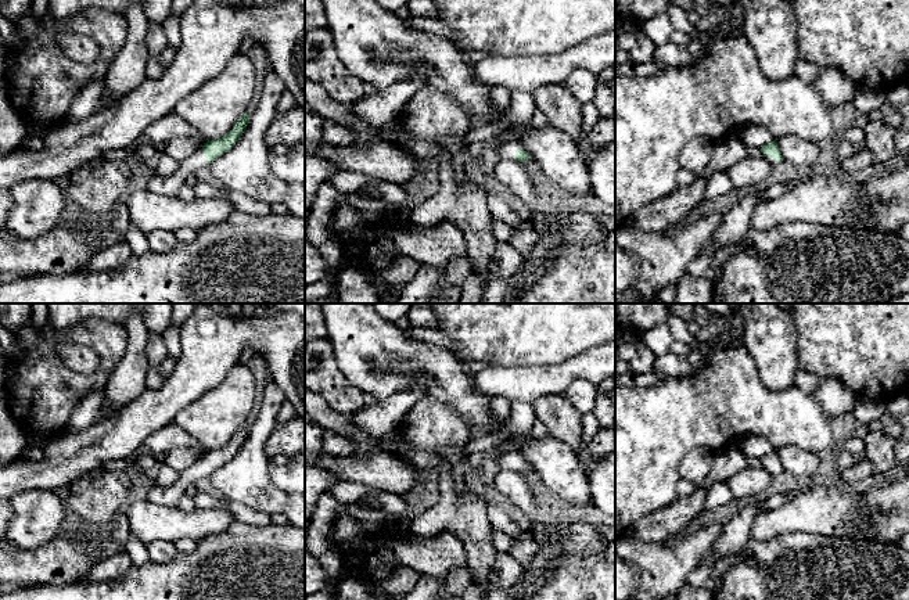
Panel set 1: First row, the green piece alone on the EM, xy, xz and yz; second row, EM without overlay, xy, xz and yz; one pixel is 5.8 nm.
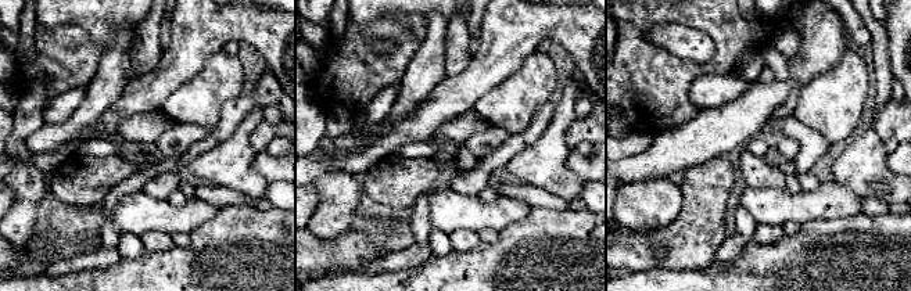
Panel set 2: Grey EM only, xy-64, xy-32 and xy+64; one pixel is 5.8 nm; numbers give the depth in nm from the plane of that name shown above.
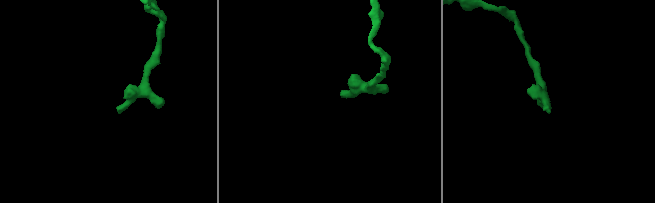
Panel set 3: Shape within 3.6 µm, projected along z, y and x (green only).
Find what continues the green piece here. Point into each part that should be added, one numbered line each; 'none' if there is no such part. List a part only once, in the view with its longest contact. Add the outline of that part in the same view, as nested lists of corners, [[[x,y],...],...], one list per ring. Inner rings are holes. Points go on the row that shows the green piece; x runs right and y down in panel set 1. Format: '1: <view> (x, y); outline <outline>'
1: xy (171, 184); outline [[[197,150],[191,157],[180,162],[175,173],[162,176],[154,172],[144,188],[155,194],[176,197],[186,184],[187,176],[206,165],[209,165],[209,162],[206,161],[204,150]]]

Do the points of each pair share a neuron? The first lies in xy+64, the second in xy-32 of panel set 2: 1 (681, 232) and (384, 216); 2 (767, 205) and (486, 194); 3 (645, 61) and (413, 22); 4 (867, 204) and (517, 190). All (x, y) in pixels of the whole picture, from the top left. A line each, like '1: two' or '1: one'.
1: two
2: two
3: one
4: one

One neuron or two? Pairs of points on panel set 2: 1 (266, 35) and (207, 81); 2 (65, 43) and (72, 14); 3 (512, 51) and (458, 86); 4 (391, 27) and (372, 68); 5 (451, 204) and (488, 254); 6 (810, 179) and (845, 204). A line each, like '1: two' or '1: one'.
1: two
2: two
3: one
4: one
5: two
6: two

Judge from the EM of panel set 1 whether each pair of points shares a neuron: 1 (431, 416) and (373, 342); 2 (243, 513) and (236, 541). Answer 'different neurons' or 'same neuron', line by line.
1: different neurons
2: different neurons

